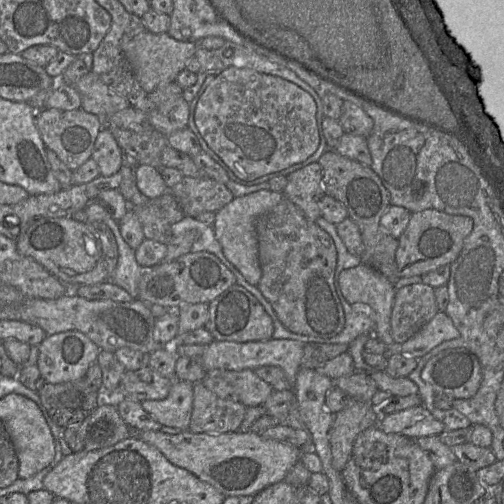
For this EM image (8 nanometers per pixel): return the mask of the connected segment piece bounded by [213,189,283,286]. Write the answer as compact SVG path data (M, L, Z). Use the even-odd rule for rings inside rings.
M270 189L252 192L235 197L220 210L215 212L213 230L215 237L222 246L225 257L241 272L244 278L252 285L257 286L262 269L258 257L258 239L256 233L257 219L277 205L283 198L281 192Z

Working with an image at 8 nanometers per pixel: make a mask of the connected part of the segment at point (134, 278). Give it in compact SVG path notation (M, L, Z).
M110 216L106 219L106 224L114 234L119 253L117 266L109 281L126 290L134 299L138 299L138 283L147 269L138 264L135 251L121 236L118 222Z

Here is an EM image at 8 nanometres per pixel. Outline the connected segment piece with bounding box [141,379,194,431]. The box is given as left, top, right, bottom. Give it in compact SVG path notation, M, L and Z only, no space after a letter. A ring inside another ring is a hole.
M176 379L166 398L145 400L141 404L161 425L185 431L189 428L193 399L193 384Z

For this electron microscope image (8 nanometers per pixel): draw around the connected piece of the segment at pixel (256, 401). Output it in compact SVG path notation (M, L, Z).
M251 369L210 371L208 375L221 376L233 385L239 395L239 401L246 407L262 406L274 391L270 384L259 378Z

